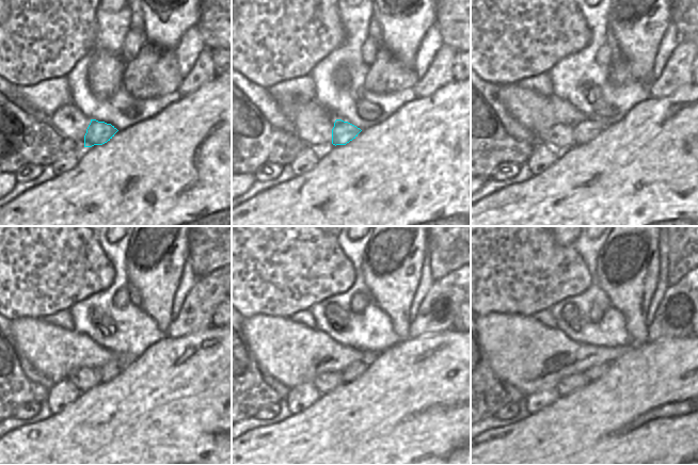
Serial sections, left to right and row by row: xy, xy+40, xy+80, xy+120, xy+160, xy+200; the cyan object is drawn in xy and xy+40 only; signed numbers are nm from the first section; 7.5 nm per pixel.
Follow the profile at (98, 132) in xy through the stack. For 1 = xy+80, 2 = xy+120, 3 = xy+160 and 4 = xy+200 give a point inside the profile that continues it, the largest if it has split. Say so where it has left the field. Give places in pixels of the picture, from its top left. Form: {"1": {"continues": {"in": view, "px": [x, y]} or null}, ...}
{"1": {"continues": {"in": "xy+80", "px": [588, 129]}}, "2": {"continues": {"in": "xy+120", "px": [117, 364]}}, "3": {"continues": {"in": "xy+160", "px": [355, 369]}}, "4": {"continues": {"in": "xy+200", "px": [598, 370]}}}

